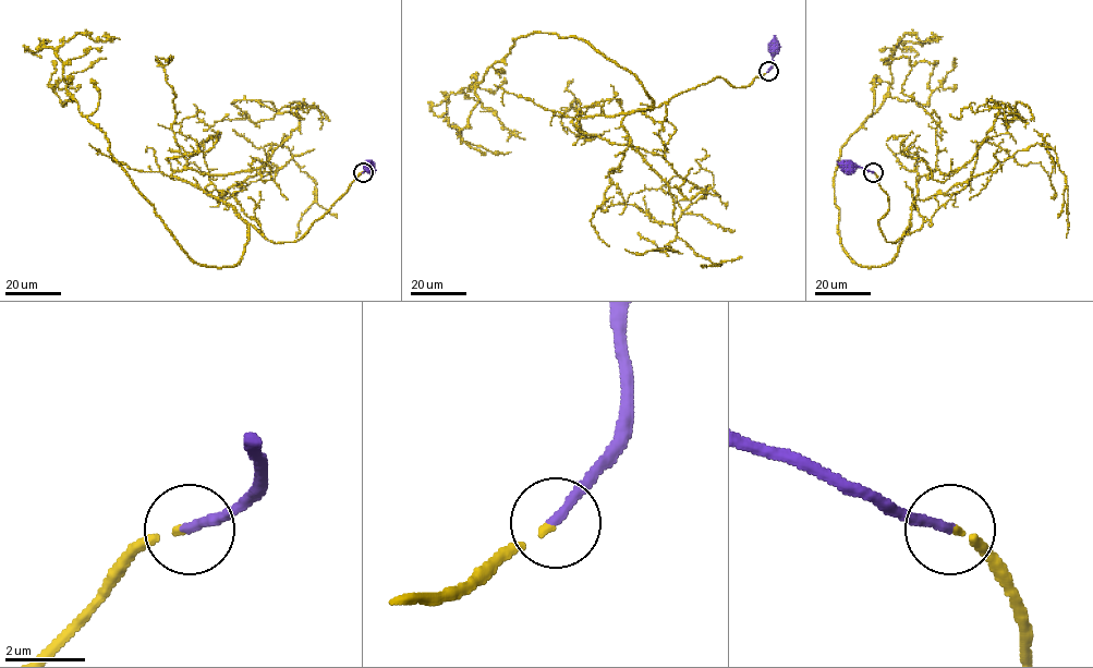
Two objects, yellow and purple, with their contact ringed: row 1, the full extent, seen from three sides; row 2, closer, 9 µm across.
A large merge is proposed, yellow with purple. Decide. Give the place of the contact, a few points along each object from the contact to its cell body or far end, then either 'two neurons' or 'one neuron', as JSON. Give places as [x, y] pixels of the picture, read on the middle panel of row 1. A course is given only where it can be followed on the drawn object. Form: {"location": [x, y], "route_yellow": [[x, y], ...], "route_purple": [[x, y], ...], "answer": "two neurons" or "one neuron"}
{"location": [768, 71], "route_yellow": [[767, 71], [745, 86], [714, 77], [653, 108], [641, 83], [587, 41], [535, 32], [460, 90], [524, 138]], "route_purple": [[767, 71], [773, 63], [769, 46], [774, 48]], "answer": "one neuron"}

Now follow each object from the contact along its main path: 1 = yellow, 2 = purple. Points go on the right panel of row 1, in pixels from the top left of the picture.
1: (873, 172), (885, 239), (910, 229), (865, 267), (838, 232), (841, 146), (879, 107), (903, 35), (940, 38)
2: (873, 172), (849, 166)

